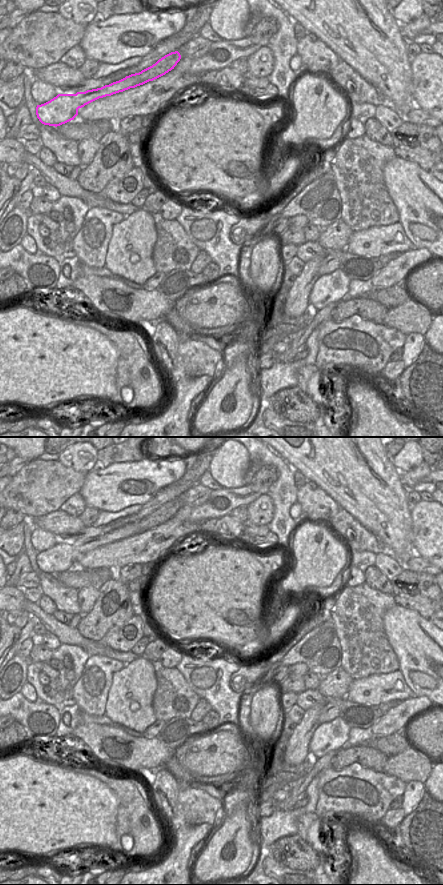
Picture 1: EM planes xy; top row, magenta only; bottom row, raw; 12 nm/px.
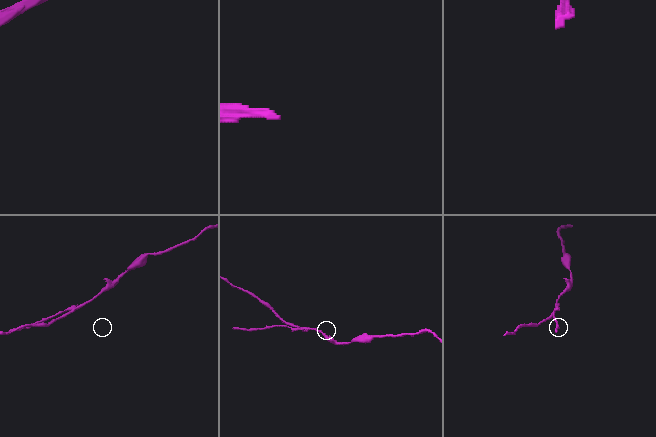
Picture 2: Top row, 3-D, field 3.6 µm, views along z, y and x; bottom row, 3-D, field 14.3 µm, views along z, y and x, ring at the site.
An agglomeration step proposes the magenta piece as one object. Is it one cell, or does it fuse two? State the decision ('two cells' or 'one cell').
two cells

